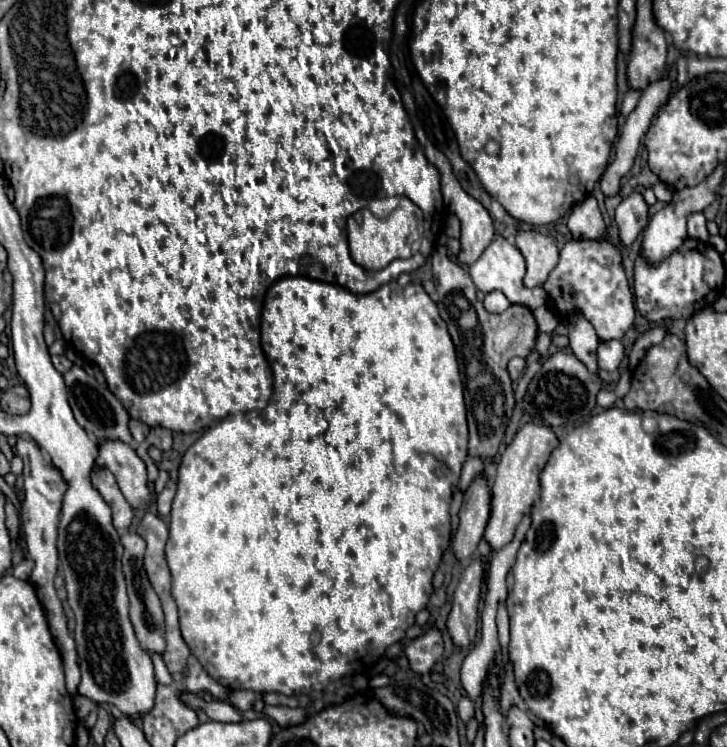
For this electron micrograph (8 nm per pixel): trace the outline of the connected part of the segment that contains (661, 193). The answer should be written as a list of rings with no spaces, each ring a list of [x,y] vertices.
[[[656,183],[652,187],[652,191],[654,191],[654,195],[656,195],[658,201],[662,201],[662,203],[670,203],[672,201],[672,189],[666,183]]]

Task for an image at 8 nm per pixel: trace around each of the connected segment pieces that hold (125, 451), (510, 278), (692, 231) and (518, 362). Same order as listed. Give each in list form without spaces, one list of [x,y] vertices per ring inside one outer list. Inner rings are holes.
[[[104,441],[98,445],[98,467],[106,467],[114,473],[120,491],[132,507],[150,505],[150,489],[146,485],[146,465],[136,455],[132,445],[122,441]]]
[[[496,235],[494,241],[488,245],[488,249],[480,255],[480,259],[470,265],[470,277],[482,293],[502,291],[510,299],[510,303],[520,303],[520,305],[526,305],[528,309],[534,311],[540,305],[548,303],[548,293],[544,291],[544,287],[534,287],[534,289],[524,287],[524,283],[522,283],[524,273],[526,273],[526,263],[524,263],[522,253],[500,235]]]
[[[690,213],[688,215],[688,237],[698,241],[708,241],[708,229],[706,229],[706,217],[702,213]]]
[[[512,357],[510,363],[508,363],[508,375],[512,381],[518,381],[520,375],[524,373],[524,367],[526,367],[526,361],[522,357]]]

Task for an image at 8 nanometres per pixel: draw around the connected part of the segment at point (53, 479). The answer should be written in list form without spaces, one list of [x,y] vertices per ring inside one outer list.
[[[18,437],[14,445],[16,455],[24,461],[24,491],[26,499],[22,503],[22,529],[24,529],[24,541],[28,545],[28,555],[34,559],[34,571],[30,575],[30,581],[38,589],[38,597],[46,609],[48,621],[50,621],[50,631],[56,639],[56,645],[62,653],[64,659],[64,671],[66,671],[66,689],[72,697],[78,695],[78,685],[80,685],[80,669],[76,665],[76,647],[74,639],[68,633],[66,627],[66,613],[62,607],[62,601],[56,595],[54,589],[54,575],[58,569],[58,551],[56,551],[56,527],[58,527],[58,515],[62,509],[62,497],[68,489],[68,485],[62,481],[60,471],[54,465],[48,465],[46,459],[42,457],[40,447],[32,437]]]

